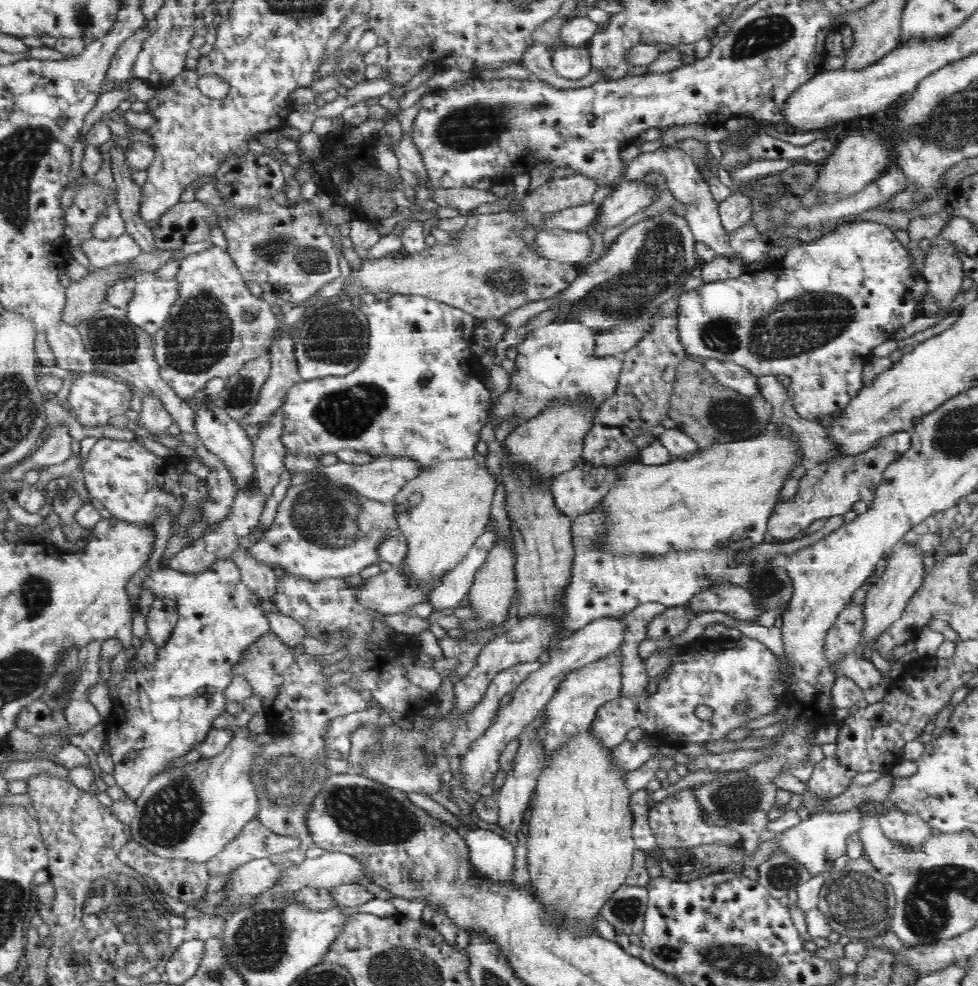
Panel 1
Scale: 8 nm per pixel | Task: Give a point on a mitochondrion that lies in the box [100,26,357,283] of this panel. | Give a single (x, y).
(280, 250)

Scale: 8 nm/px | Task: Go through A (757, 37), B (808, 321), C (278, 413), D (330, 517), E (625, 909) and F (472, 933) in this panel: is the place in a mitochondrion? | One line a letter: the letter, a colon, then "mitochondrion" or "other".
A: mitochondrion
B: mitochondrion
C: other
D: mitochondrion
E: mitochondrion
F: other

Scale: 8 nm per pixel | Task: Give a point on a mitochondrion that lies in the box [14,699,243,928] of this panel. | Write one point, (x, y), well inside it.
(172, 813)

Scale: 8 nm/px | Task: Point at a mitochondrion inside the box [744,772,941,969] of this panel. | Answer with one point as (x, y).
(856, 901)

